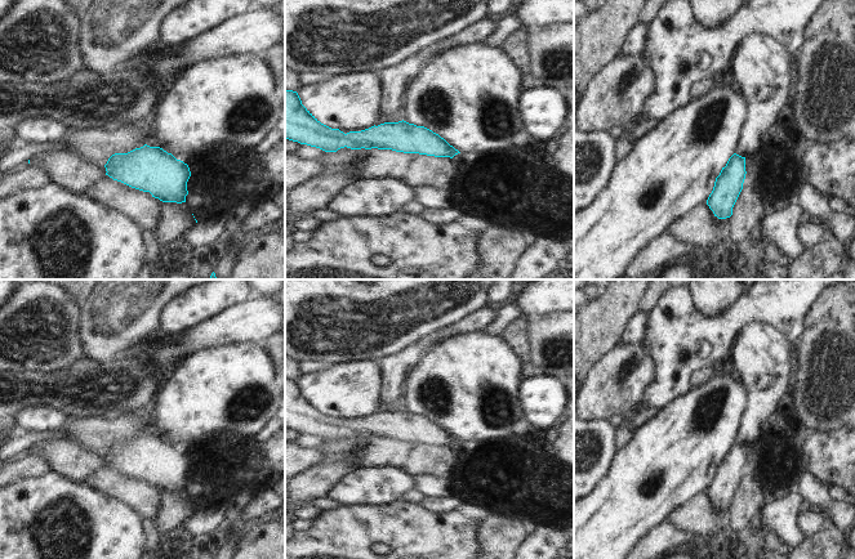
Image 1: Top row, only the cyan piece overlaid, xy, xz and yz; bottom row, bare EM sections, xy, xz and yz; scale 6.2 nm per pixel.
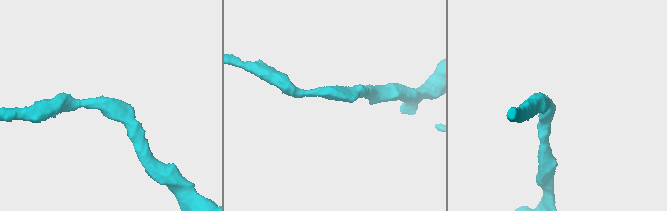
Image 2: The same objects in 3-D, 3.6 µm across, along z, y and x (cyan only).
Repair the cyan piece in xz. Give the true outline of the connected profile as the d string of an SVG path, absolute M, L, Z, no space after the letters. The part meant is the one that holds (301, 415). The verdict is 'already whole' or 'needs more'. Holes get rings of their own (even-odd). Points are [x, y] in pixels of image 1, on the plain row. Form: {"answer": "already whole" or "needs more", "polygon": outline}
{"answer": "already whole", "polygon": "M285 379L285 428L316 435L325 441L337 441L347 435L351 438L392 438L450 447L460 442L432 419L404 408L344 422L339 417L321 412L302 393L298 381L293 379Z"}

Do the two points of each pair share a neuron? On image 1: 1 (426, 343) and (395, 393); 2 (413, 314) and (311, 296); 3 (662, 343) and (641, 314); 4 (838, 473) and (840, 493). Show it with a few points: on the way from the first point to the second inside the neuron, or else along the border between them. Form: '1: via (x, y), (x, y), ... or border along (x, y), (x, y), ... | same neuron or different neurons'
1: via (413, 354), (395, 372), (395, 380) | same neuron
2: via (387, 314), (337, 314) | same neuron
3: border along (650, 311), (646, 336), (644, 339) | different neurons
4: border along (831, 486), (841, 488) | different neurons

